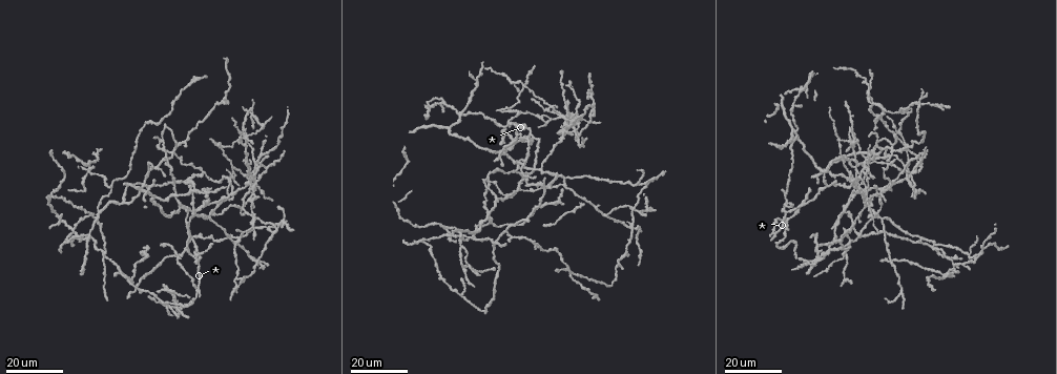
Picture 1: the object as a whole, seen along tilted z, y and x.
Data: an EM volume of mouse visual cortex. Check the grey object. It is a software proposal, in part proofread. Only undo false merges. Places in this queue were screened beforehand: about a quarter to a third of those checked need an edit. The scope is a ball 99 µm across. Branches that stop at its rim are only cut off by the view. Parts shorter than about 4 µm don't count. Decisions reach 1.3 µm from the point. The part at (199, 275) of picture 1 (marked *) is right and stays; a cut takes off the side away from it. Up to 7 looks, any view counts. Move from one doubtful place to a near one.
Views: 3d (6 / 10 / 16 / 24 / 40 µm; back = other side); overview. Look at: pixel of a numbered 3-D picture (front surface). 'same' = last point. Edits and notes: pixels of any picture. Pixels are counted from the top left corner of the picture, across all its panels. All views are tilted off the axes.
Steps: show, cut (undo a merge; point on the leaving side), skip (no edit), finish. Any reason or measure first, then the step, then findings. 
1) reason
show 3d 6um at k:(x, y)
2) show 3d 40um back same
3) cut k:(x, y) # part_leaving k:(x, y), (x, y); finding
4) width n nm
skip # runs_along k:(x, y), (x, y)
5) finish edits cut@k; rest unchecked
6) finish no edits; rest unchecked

three arms meet
show 3d 24um at 1:(828, 185)

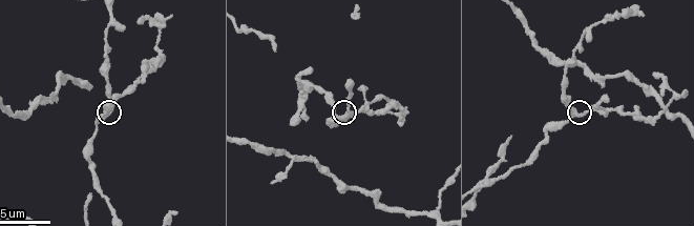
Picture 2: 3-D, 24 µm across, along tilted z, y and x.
zoom in
show 3d 10um at 2:(99, 120)

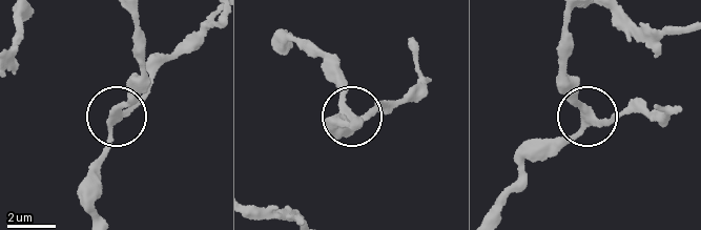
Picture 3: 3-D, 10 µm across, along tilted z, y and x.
arms 3
skip # one neuron here

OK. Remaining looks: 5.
four or more arms meet
show 3d 24um at 1:(175, 151)

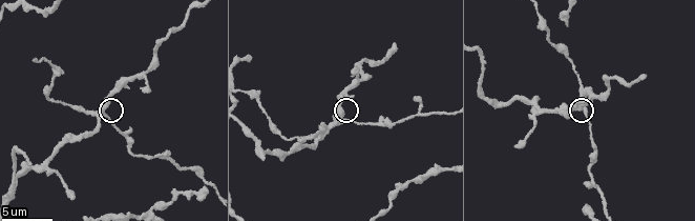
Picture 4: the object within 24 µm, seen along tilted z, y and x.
show 3d 6um at 4:(343, 119)

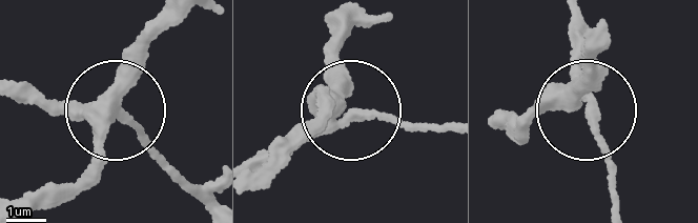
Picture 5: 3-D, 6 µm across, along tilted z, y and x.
show 3d 6um back at 5:(342, 103)

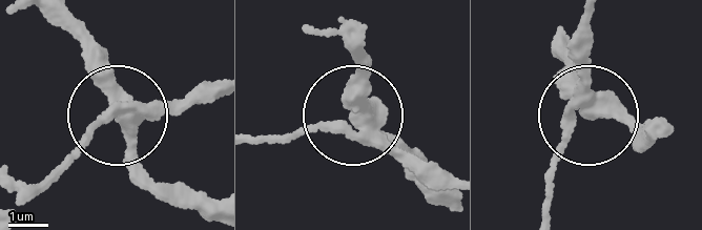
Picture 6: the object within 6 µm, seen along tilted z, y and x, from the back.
cut 6:(195, 91) # part_leaving 6:(137, 116), (97, 129), (40, 196); a second neuron is stuck on

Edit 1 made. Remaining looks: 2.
finish edits cut@6; rest unchecked

